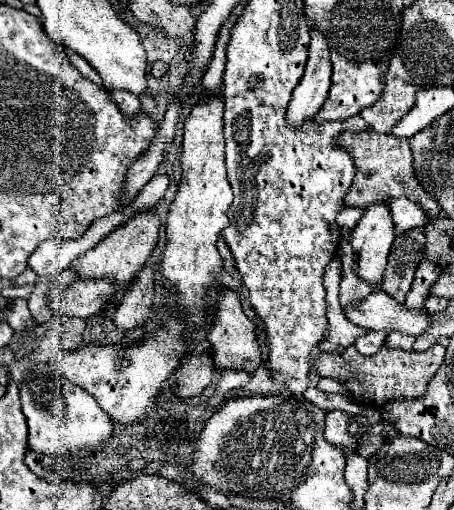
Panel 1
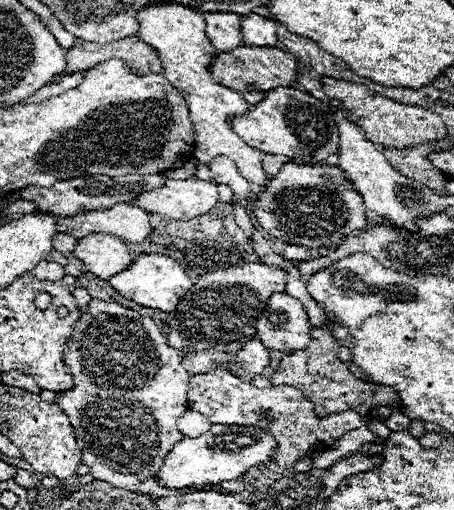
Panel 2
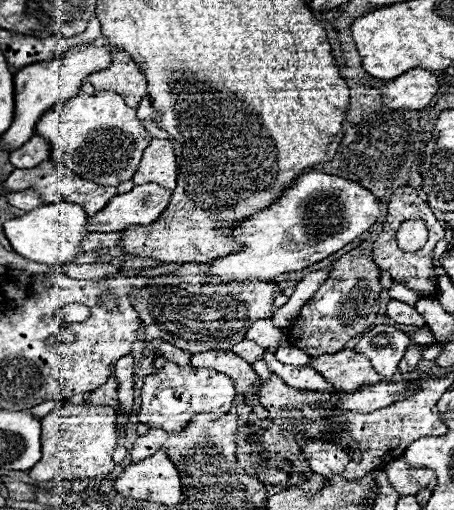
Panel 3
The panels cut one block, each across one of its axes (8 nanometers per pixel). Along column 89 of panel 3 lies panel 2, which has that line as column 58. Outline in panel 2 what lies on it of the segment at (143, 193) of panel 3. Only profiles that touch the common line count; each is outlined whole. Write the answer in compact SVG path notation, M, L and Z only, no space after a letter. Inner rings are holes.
M124 202L116 204L110 210L96 210L88 214L58 218L56 230L74 238L84 238L88 234L102 232L118 236L124 242L132 244L142 244L154 232L154 228L150 226L148 212Z

